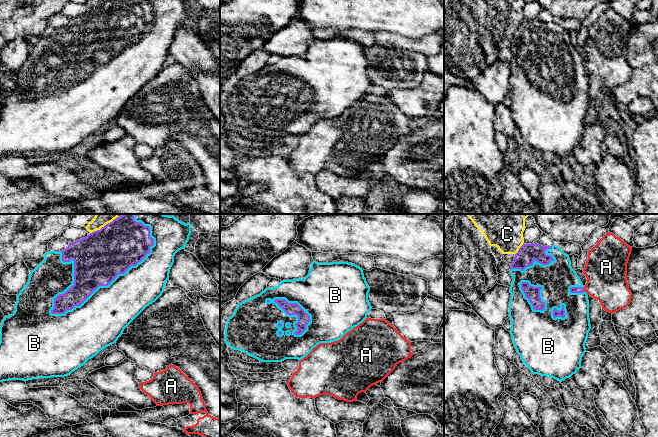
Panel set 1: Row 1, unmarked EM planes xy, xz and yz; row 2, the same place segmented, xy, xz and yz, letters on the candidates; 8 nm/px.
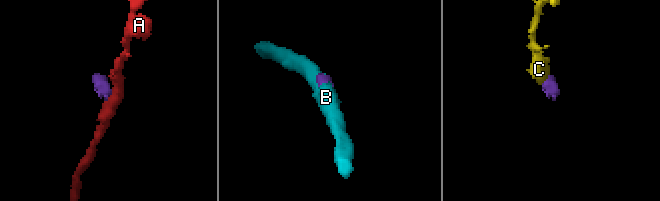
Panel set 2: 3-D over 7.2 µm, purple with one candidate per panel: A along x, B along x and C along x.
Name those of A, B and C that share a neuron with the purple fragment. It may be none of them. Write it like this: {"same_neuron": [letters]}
{"same_neuron": ["B"]}

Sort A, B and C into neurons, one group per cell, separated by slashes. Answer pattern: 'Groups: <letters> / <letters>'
Groups: A / B / C

